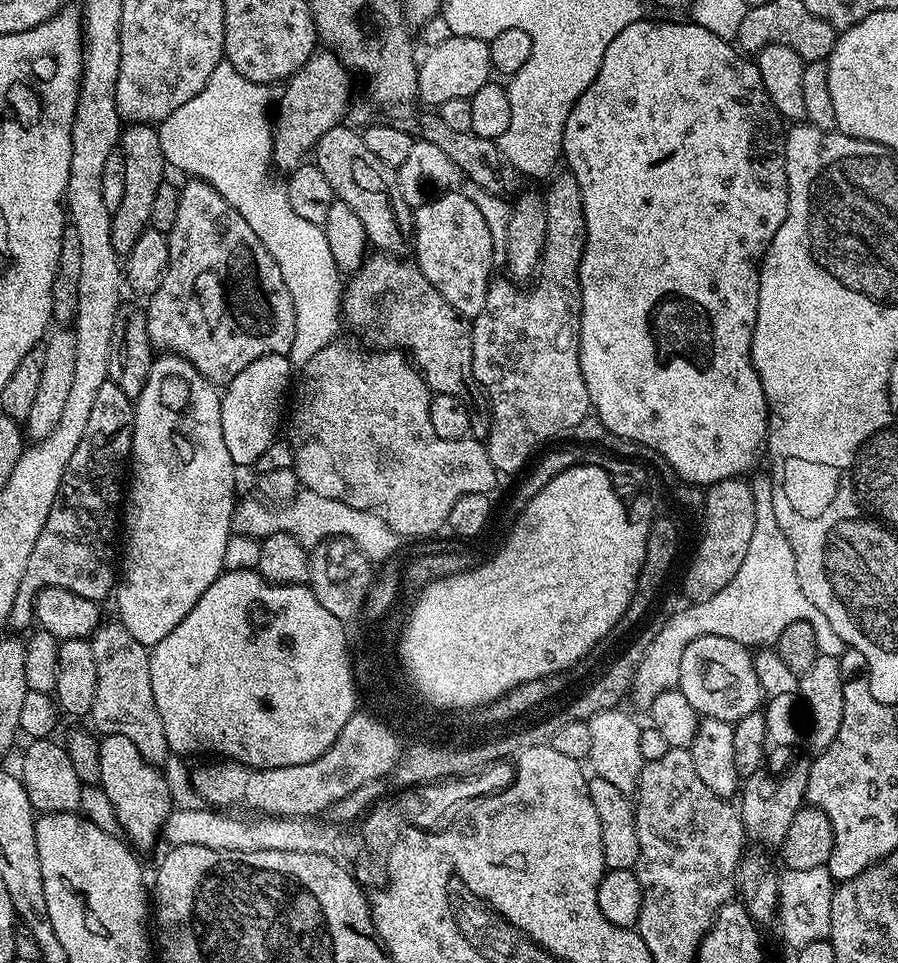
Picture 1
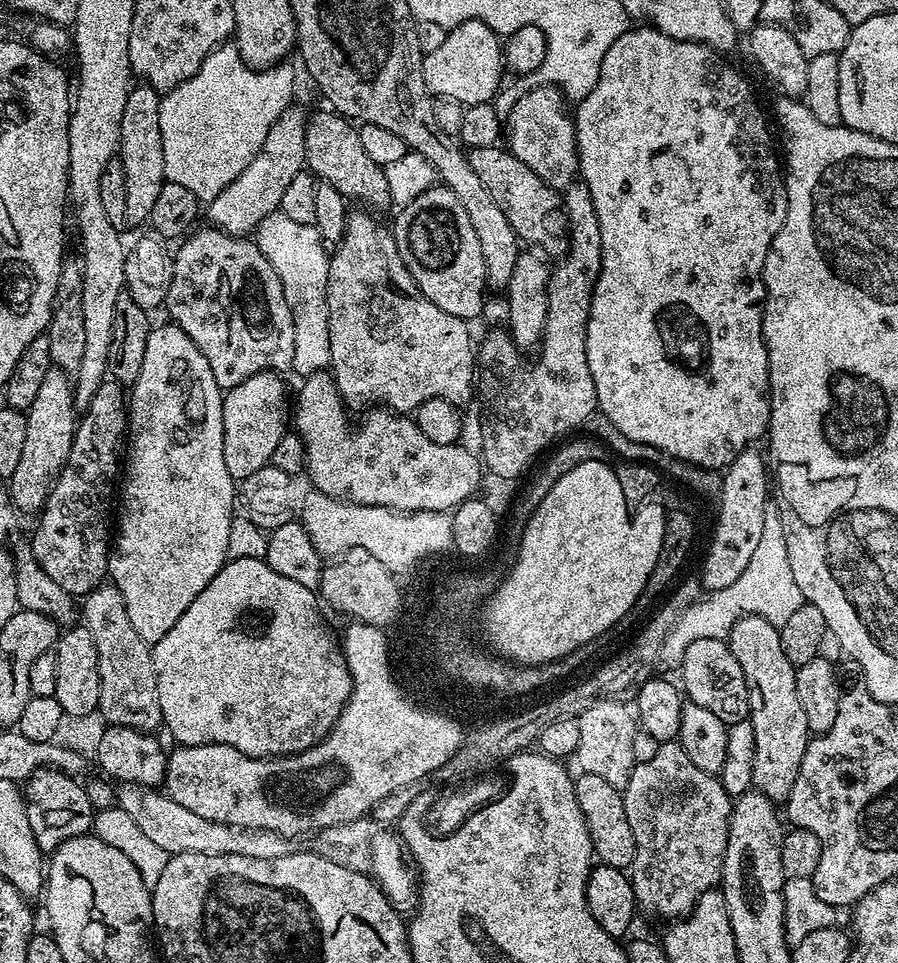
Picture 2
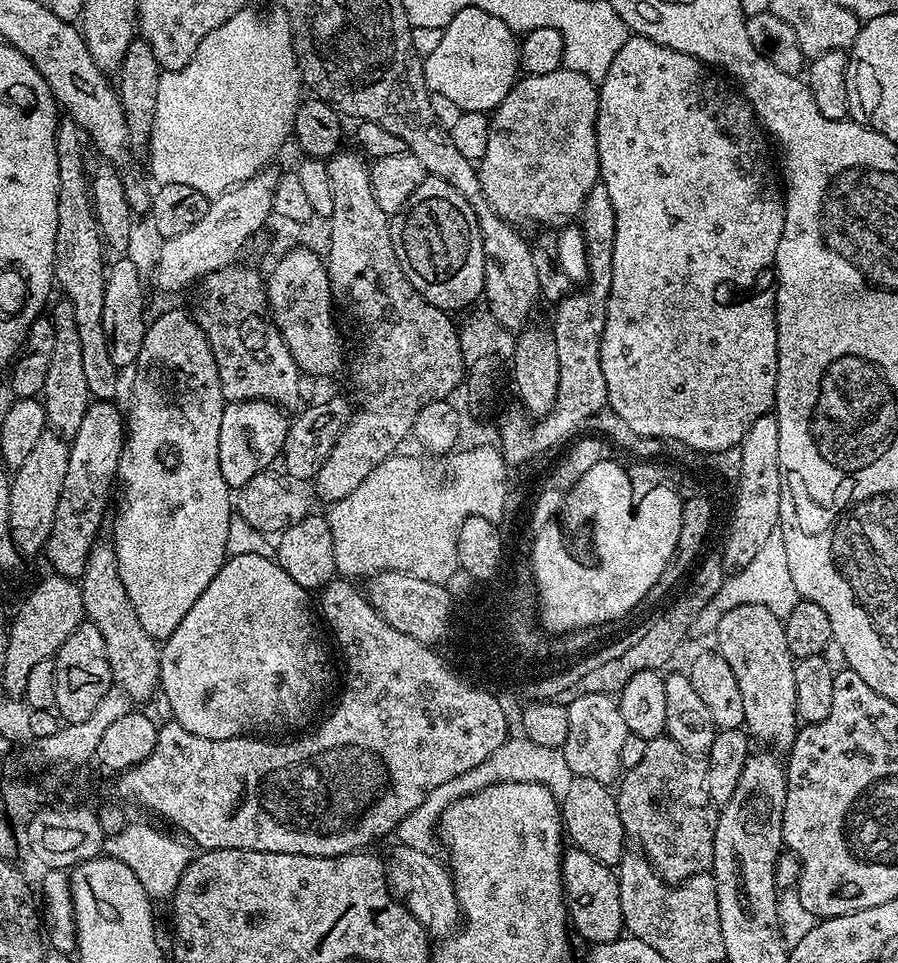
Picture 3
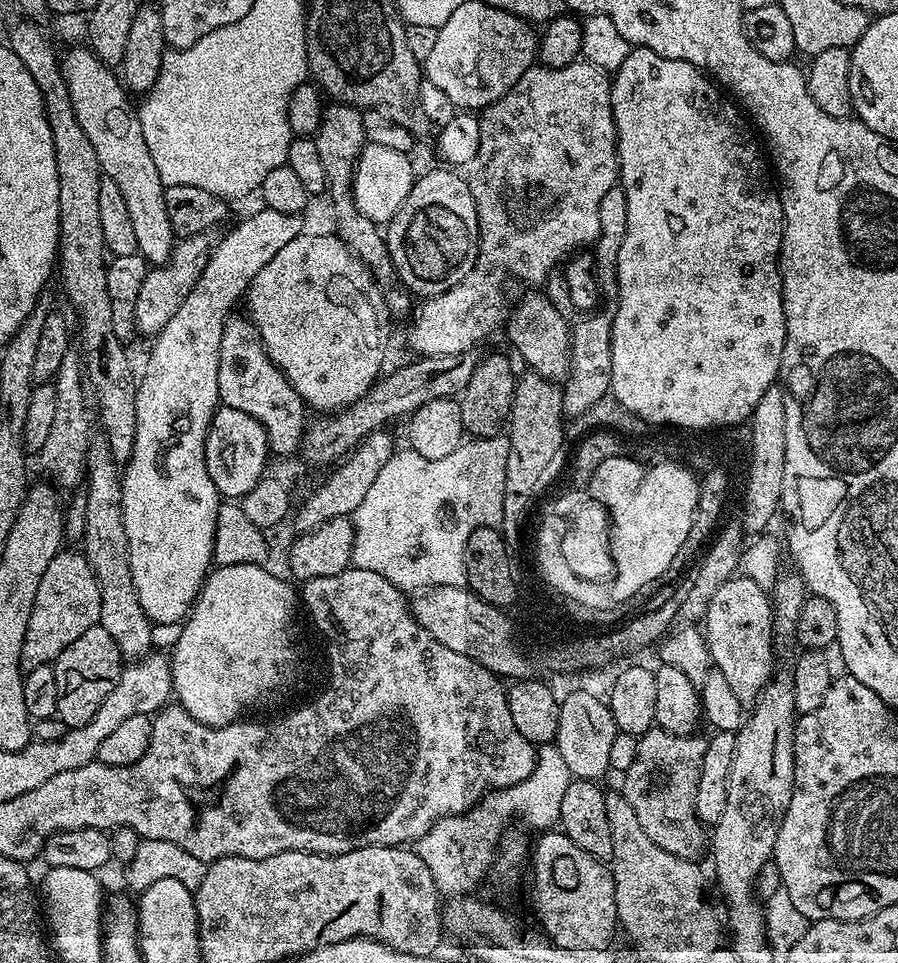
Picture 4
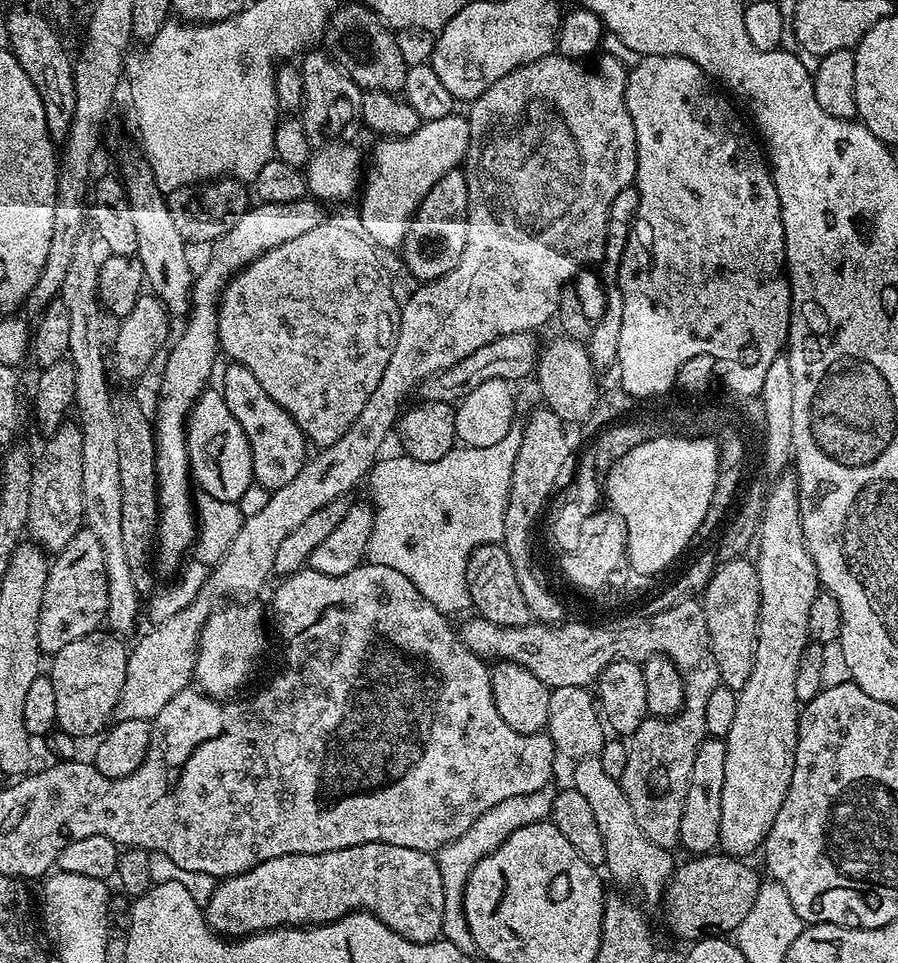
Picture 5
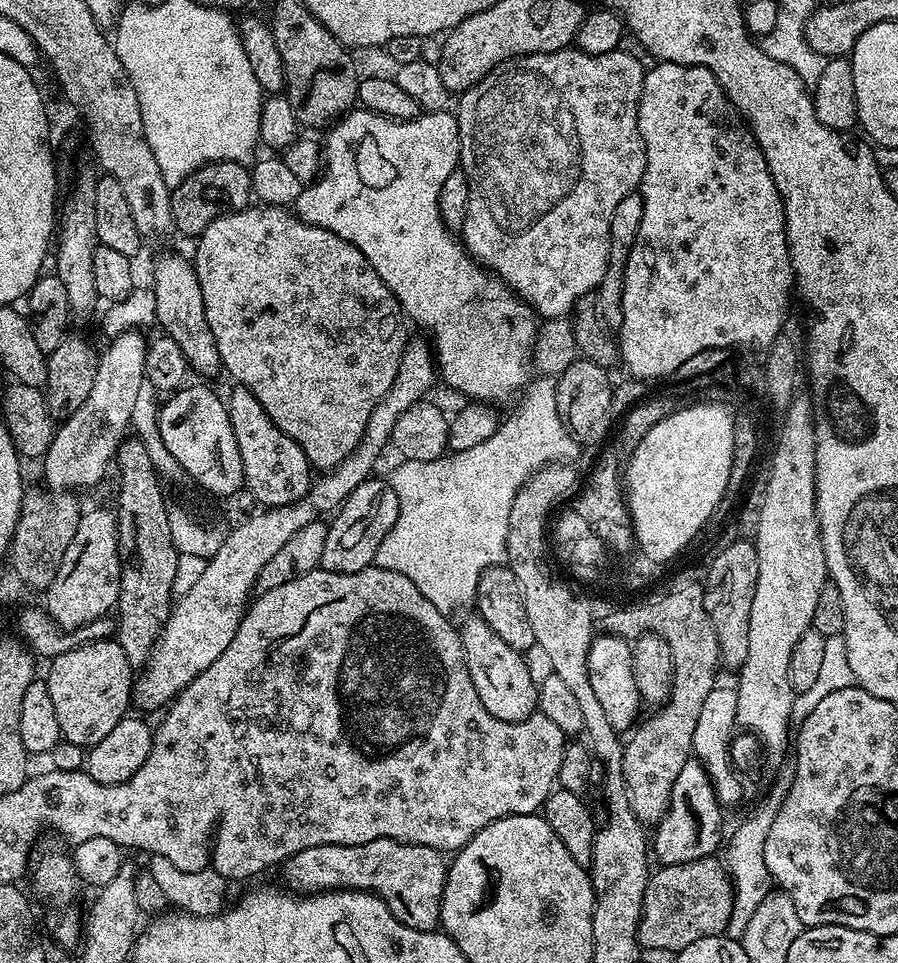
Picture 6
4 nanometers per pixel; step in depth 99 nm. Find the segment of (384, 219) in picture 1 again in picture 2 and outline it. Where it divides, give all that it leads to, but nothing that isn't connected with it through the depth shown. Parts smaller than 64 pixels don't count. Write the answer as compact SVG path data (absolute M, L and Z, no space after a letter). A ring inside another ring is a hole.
M335 110L328 112L316 112L307 117L304 126L304 141L306 142L306 158L304 159L307 171L315 174L323 183L334 186L334 190L341 192L349 201L363 206L368 210L377 210L376 208L393 207L388 189L388 176L378 162L373 162L366 154L366 149L362 147L362 138L360 137L359 127L348 117L340 115Z

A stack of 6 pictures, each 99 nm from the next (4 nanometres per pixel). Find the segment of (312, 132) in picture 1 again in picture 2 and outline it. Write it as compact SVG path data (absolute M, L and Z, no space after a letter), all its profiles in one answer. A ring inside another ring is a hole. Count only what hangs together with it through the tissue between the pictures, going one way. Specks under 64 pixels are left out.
M289 106L286 111L270 126L270 134L266 134L266 142L262 142L260 152L226 186L214 199L207 201L206 216L211 223L222 232L229 232L231 236L244 236L252 231L267 218L271 212L275 213L282 202L282 194L294 174L305 171L306 142L304 141L304 126L306 112L297 106Z

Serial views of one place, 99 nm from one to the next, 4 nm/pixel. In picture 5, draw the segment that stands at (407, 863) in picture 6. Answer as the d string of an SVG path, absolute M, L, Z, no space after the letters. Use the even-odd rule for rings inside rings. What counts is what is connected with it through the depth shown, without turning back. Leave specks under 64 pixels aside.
M382 842L359 844L358 846L350 846L349 848L343 848L342 850L330 850L329 852L323 852L322 854L282 854L282 858L270 858L270 862L262 862L258 866L254 866L242 874L221 879L219 883L217 883L214 894L210 897L206 905L206 919L208 924L213 932L225 938L250 936L253 932L275 930L285 926L291 926L293 928L319 926L328 924L332 920L337 920L343 916L349 916L351 912L368 912L371 916L376 916L383 924L390 926L390 930L402 934L402 938L406 938L410 942L428 944L431 940L437 939L437 937L441 935L443 914L442 875L439 873L439 862L437 857L430 852L410 850L406 846L390 846L389 844L383 844Z

